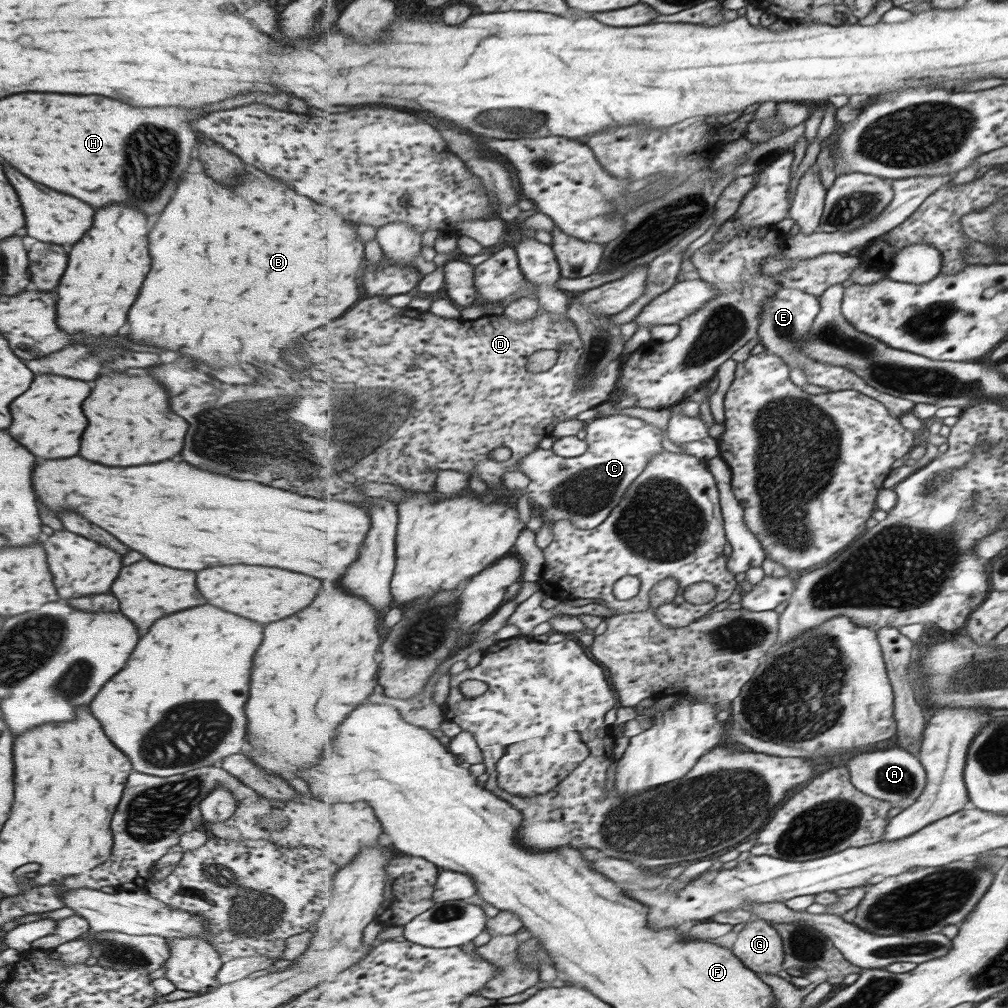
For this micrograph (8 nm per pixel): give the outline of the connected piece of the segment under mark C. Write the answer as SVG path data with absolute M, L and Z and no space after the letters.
M611 411L595 418L585 430L587 433L585 439L588 442L585 454L567 459L556 455L553 449L538 448L521 460L519 471L530 479L529 485L525 488L529 504L543 508L543 520L554 523L560 520L570 520L579 530L593 530L610 518L610 514L623 500L623 494L633 484L633 480L637 480L637 476L643 474L643 470L647 468L647 464L653 457L661 455L664 451L663 430L653 424L647 424L641 418L635 418L629 414L611 414Z

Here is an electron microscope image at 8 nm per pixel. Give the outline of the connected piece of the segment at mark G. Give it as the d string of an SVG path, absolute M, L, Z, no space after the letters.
M758 917L753 918L738 934L732 951L735 956L739 957L739 960L743 961L743 964L756 973L768 972L769 974L787 977L784 966L784 961L786 960L784 941L780 932L770 924L770 921L765 921Z

